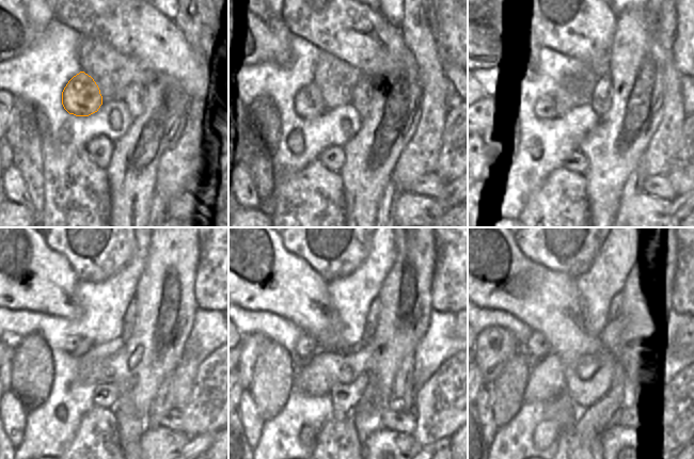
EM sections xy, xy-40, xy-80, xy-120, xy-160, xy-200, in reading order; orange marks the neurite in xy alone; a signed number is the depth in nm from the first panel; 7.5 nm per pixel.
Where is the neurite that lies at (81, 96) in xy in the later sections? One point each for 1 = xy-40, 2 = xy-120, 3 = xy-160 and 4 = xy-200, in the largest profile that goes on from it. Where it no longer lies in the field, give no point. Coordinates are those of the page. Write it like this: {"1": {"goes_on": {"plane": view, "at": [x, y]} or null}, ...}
{"1": {"goes_on": {"plane": "xy-40", "at": [309, 103]}}, "2": {"goes_on": {"plane": "xy-120", "at": [71, 343]}}, "3": {"goes_on": {"plane": "xy-160", "at": [305, 345]}}, "4": {"goes_on": {"plane": "xy-200", "at": [537, 347]}}}

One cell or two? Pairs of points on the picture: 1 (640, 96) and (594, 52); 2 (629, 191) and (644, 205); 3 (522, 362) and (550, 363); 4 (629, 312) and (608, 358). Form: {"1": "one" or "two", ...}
{"1": "two", "2": "two", "3": "two", "4": "two"}

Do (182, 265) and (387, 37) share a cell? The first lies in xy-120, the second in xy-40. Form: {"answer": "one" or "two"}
{"answer": "two"}

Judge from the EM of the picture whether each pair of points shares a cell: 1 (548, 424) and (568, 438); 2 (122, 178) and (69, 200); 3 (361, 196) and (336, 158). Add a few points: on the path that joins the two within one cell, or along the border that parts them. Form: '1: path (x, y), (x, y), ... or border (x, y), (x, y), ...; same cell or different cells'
1: border (572, 424), (567, 426), (556, 440); different cells
2: border (105, 169), (108, 179), (108, 209); different cells
3: border (344, 146), (345, 164), (338, 171); different cells

